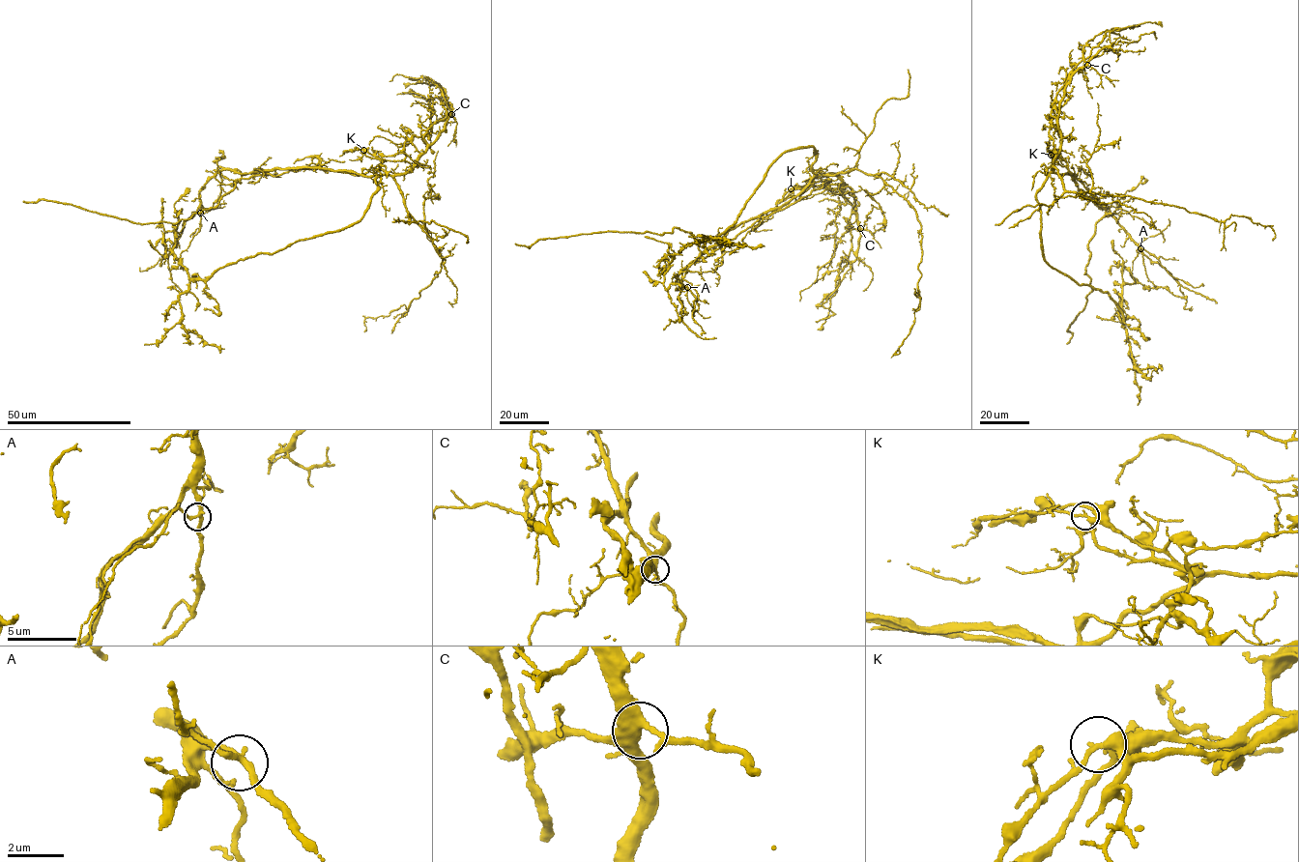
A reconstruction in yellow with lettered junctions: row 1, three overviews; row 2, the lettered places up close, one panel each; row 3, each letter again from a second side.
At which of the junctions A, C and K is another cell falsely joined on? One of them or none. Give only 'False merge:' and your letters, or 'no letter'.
False merge: K

